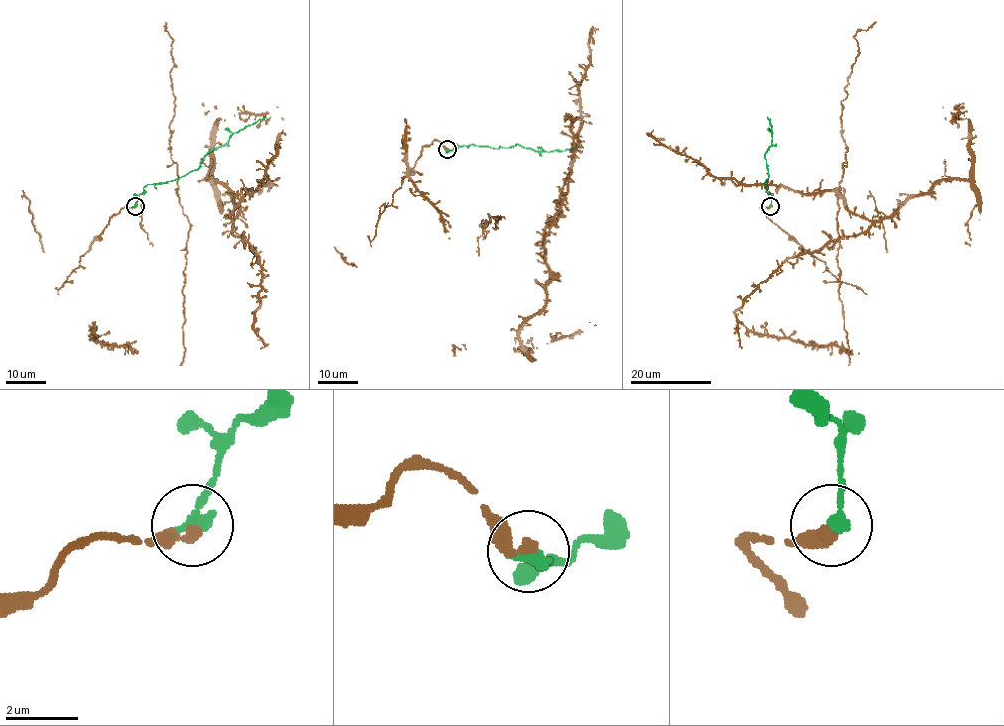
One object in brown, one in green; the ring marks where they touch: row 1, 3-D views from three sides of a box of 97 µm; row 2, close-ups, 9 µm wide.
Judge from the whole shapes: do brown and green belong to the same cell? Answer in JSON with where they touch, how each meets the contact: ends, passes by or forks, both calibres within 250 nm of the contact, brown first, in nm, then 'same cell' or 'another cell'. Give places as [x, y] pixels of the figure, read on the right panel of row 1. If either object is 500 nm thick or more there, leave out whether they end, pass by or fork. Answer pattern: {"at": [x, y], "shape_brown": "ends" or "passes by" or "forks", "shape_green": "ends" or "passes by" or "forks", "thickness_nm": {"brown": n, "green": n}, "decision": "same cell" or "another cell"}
{"at": [770, 206], "shape_brown": "ends", "shape_green": "ends", "thickness_nm": {"brown": 400, "green": 360}, "decision": "same cell"}

